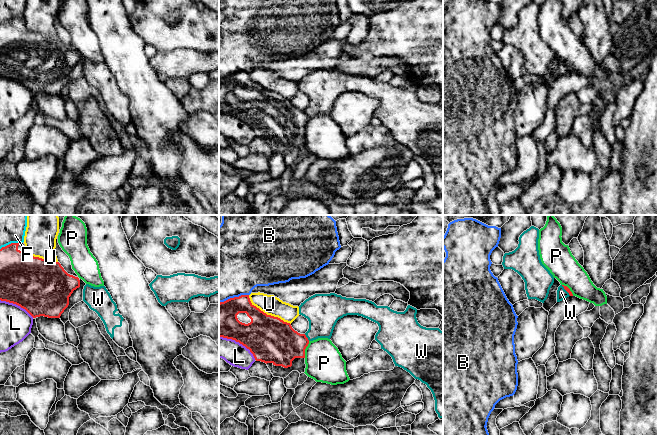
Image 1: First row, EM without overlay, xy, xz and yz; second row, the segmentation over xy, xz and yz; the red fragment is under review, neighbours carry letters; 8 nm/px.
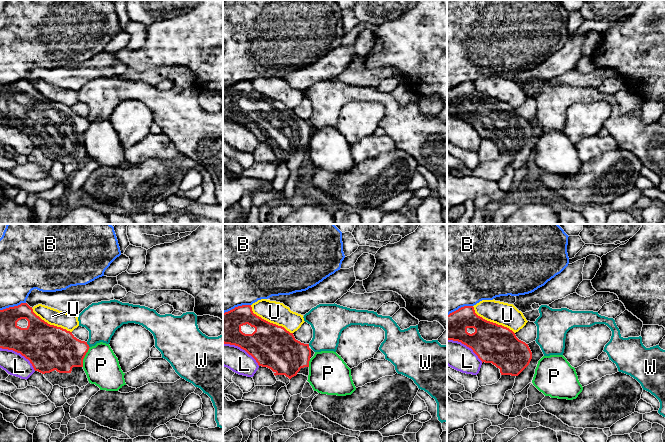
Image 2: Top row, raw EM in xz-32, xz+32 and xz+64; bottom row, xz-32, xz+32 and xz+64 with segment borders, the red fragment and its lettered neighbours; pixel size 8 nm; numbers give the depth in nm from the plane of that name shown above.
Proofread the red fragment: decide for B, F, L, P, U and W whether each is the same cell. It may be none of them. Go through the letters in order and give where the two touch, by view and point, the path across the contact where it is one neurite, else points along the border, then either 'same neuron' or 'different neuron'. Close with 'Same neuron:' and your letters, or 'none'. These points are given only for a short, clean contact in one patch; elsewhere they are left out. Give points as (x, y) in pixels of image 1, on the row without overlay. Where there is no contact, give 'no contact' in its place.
B: xz (234, 73) | different neuron
F: xy (11, 19) | along xy (20, 18), (11, 18), (0, 25) | different neuron
L: xz (239, 118) | different neuron
P: xz (305, 124) | along xz (309, 117), (304, 133) | different neuron
U: xz (266, 90) | different neuron
W: xz (306, 113) | along xz (304, 110), (309, 116) | different neuron
Same neuron: none

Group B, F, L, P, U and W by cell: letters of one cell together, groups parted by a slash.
B / F / L / P / U / W

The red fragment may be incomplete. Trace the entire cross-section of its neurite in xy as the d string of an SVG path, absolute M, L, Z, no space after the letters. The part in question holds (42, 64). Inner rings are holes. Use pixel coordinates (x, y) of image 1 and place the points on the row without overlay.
M24 18L0 25L0 76L20 82L33 94L60 94L69 81L69 73L79 63L78 53L68 50L59 38L29 31Z

